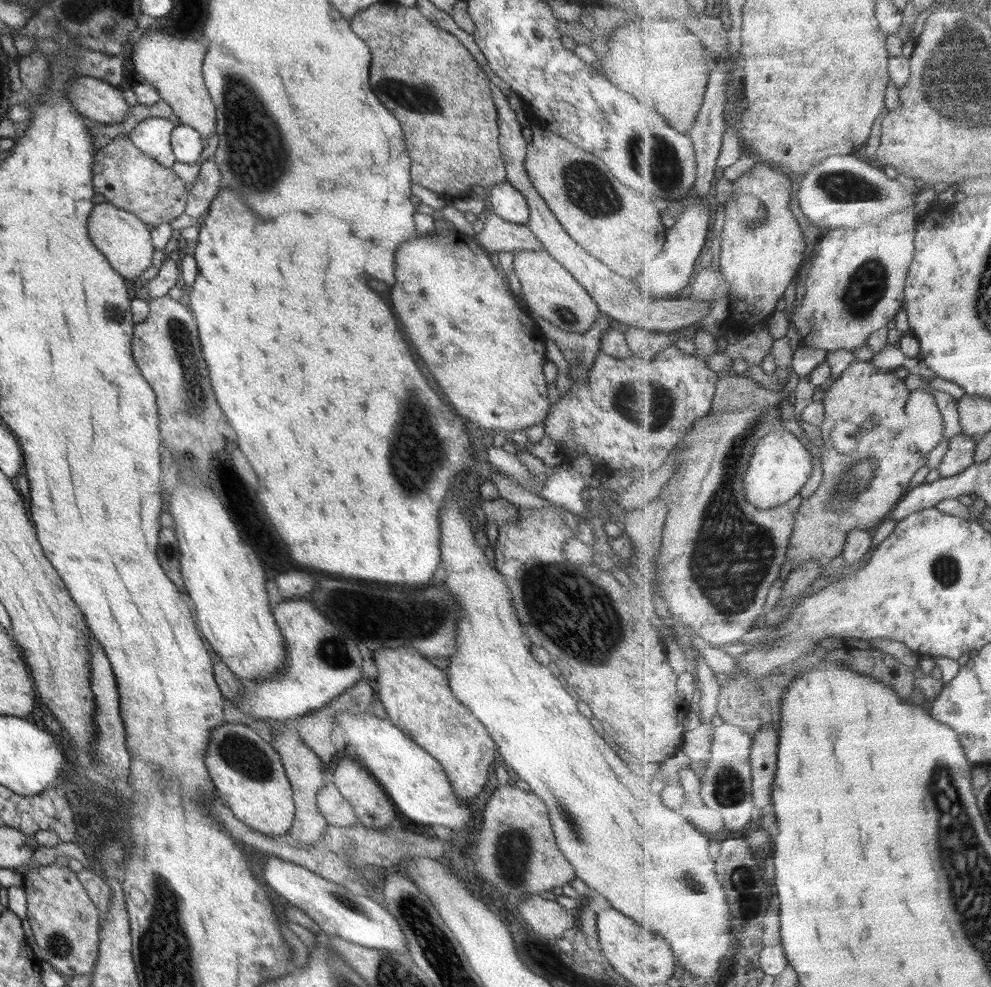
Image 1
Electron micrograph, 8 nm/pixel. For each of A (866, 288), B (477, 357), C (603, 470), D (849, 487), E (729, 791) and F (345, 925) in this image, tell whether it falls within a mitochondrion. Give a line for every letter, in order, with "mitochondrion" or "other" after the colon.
A: mitochondrion
B: other
C: other
D: mitochondrion
E: mitochondrion
F: other

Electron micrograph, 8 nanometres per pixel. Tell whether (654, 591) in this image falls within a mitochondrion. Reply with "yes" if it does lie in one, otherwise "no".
no

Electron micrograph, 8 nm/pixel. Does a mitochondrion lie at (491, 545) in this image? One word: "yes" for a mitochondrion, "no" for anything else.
no

